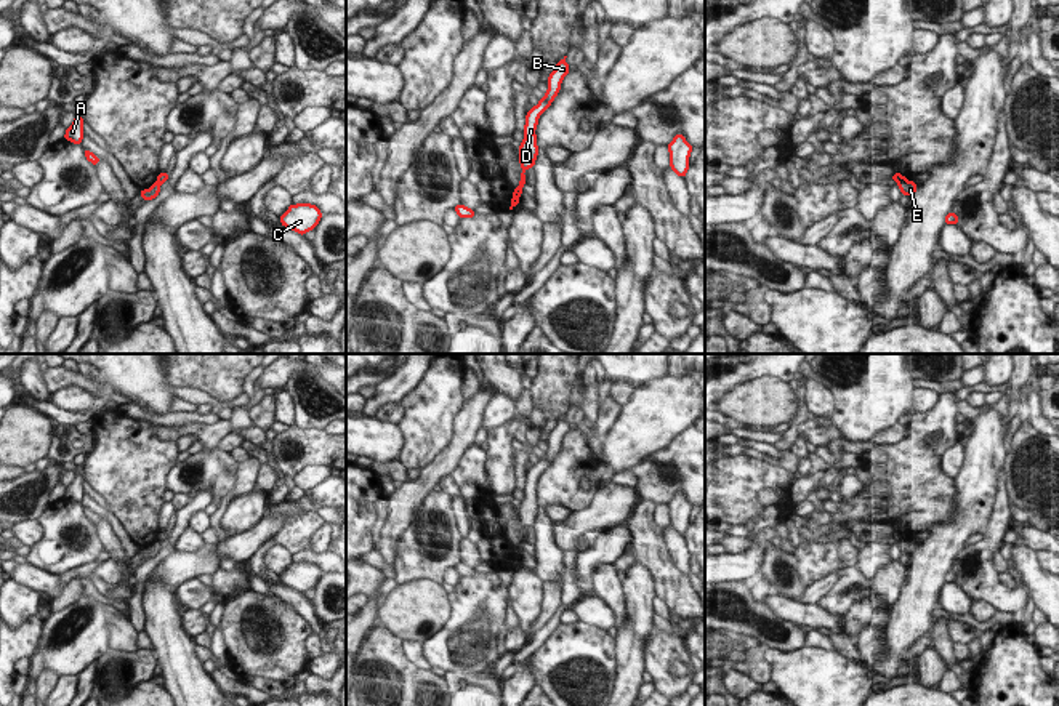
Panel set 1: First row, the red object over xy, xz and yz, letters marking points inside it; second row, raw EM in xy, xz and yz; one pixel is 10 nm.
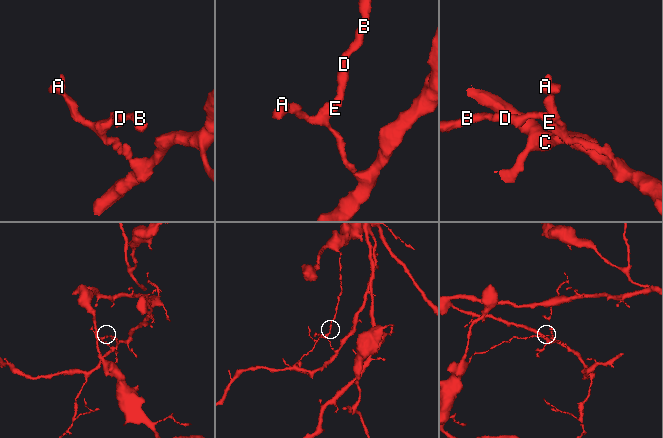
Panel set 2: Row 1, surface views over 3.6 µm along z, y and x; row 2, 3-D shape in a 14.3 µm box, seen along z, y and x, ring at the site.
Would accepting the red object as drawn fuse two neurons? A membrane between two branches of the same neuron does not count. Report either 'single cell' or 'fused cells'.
fused cells

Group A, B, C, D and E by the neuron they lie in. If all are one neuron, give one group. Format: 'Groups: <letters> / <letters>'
Groups: A C E / B D

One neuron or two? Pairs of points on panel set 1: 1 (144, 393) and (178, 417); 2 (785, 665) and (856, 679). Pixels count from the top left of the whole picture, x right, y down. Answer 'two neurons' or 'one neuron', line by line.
1: two neurons
2: one neuron

